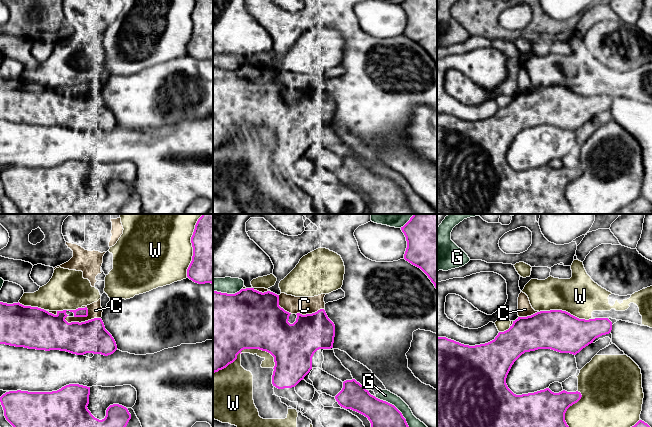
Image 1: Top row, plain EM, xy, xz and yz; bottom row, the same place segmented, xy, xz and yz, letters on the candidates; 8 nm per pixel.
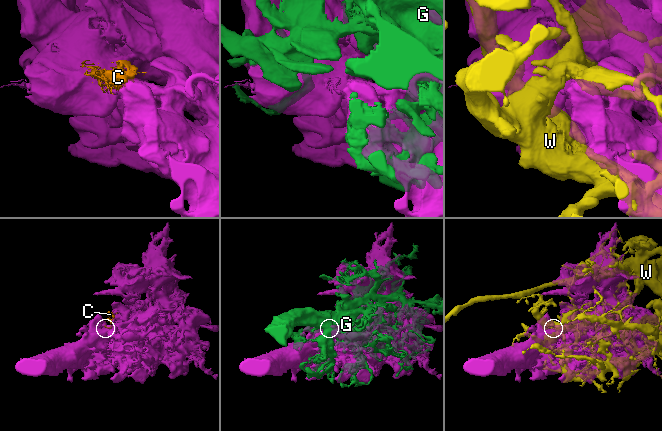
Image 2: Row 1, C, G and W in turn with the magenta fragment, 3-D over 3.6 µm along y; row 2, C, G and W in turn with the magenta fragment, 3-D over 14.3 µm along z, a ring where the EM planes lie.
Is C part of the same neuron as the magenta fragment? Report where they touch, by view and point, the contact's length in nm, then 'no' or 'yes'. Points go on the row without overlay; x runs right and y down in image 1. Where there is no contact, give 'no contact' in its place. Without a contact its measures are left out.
meets magenta in xy at (82, 98); contact 300 nm long; yes

